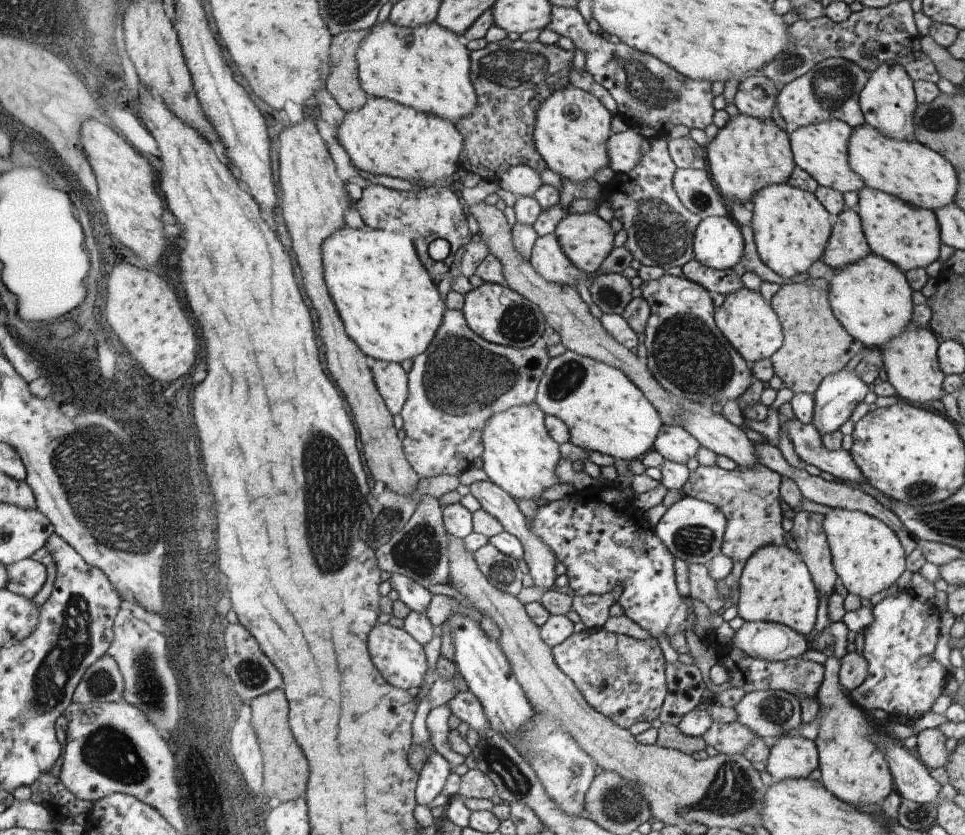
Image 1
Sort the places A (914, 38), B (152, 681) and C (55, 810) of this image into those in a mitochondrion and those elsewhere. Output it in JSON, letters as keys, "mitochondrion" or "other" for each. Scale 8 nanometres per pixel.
{"A":"other","B":"mitochondrion","C":"other"}

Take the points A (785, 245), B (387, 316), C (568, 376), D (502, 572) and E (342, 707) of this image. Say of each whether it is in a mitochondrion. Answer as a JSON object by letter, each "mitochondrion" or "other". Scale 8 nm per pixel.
{"A":"other","B":"other","C":"mitochondrion","D":"mitochondrion","E":"other"}

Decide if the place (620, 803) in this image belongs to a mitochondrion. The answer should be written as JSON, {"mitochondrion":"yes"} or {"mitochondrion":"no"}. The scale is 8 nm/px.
{"mitochondrion":"yes"}

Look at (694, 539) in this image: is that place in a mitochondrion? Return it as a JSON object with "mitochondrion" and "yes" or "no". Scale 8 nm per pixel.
{"mitochondrion":"yes"}

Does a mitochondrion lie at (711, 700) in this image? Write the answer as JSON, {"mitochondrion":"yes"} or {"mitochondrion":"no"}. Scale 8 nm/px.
{"mitochondrion":"no"}

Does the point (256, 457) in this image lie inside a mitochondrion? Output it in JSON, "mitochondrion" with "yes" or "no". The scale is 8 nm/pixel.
{"mitochondrion":"no"}

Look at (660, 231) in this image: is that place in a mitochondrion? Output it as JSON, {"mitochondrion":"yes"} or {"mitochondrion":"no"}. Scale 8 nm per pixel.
{"mitochondrion":"yes"}

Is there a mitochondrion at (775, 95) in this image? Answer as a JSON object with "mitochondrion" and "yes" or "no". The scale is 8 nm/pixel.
{"mitochondrion":"no"}

